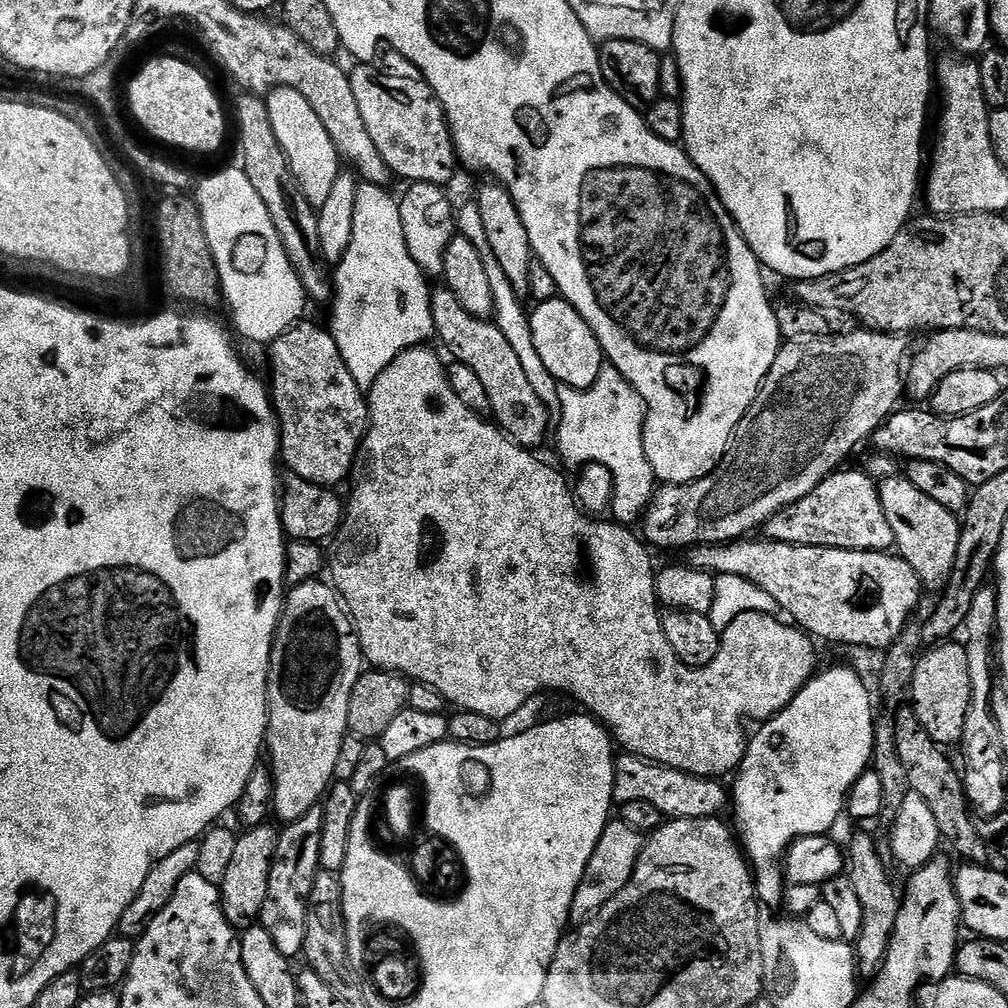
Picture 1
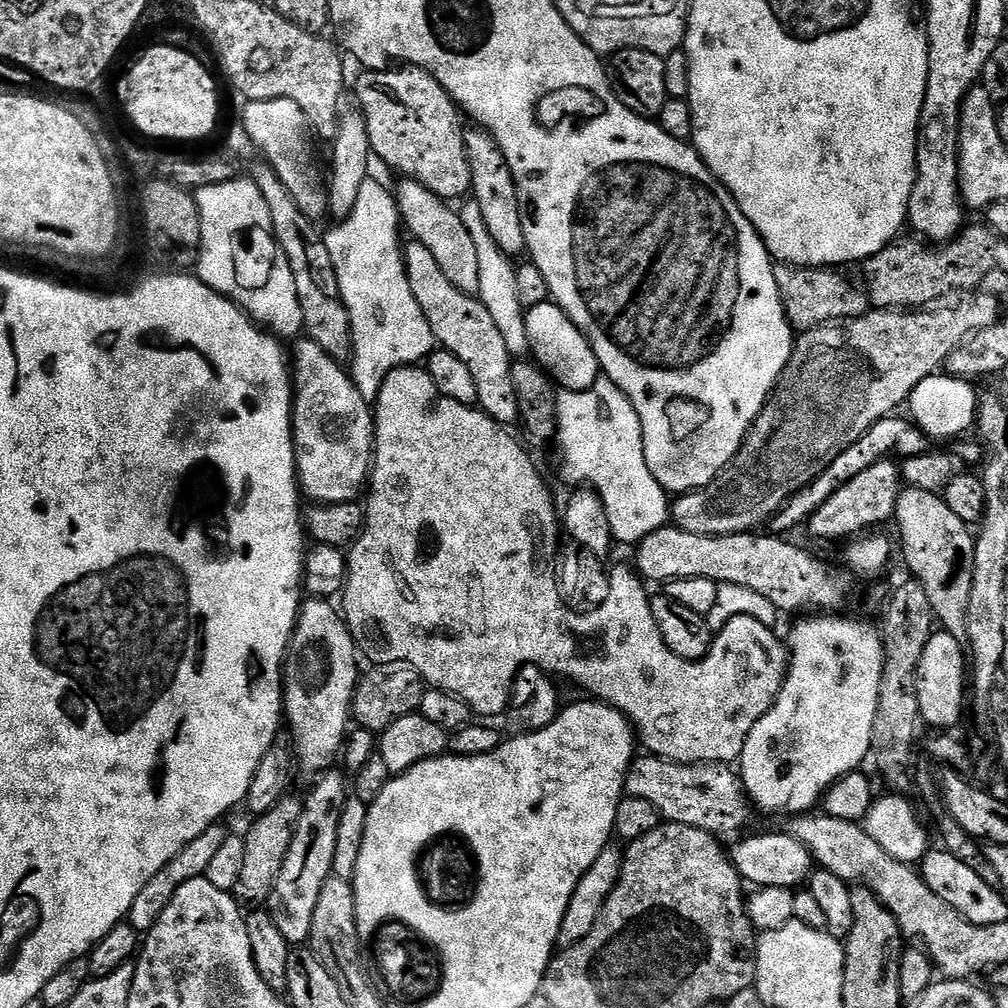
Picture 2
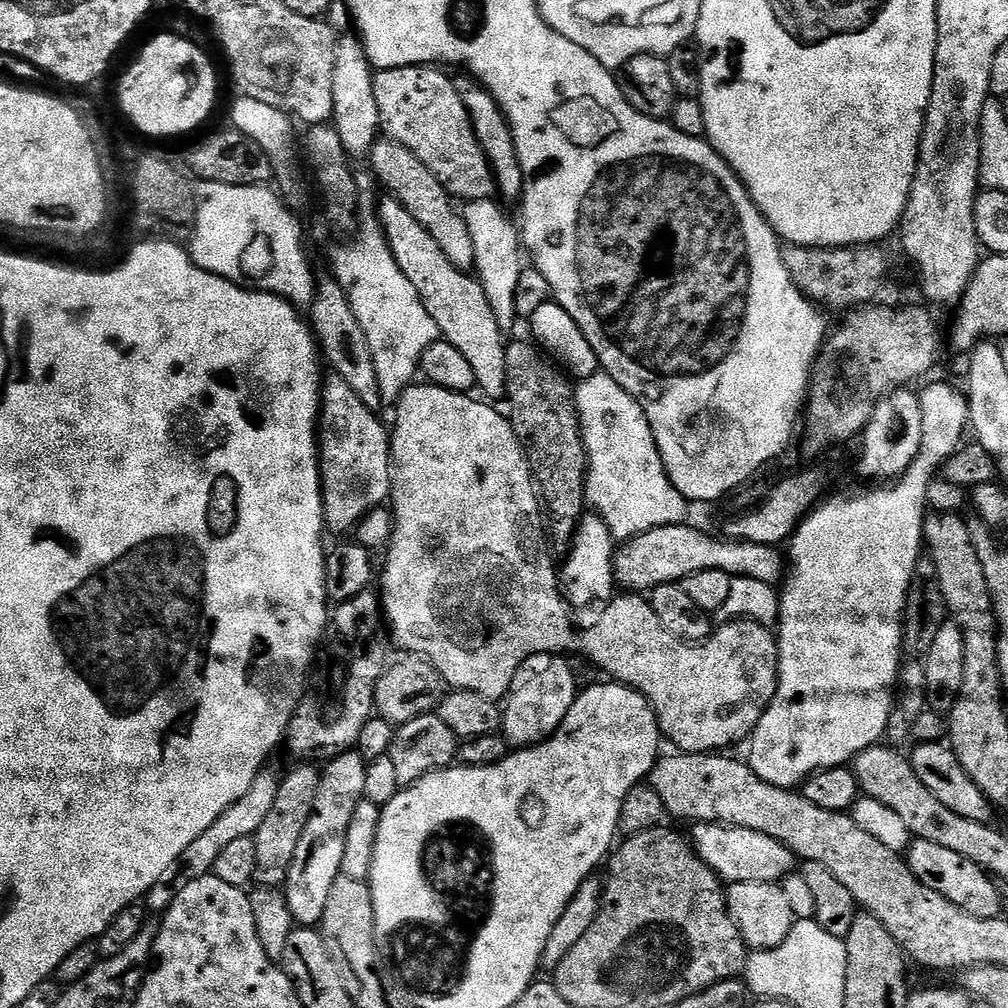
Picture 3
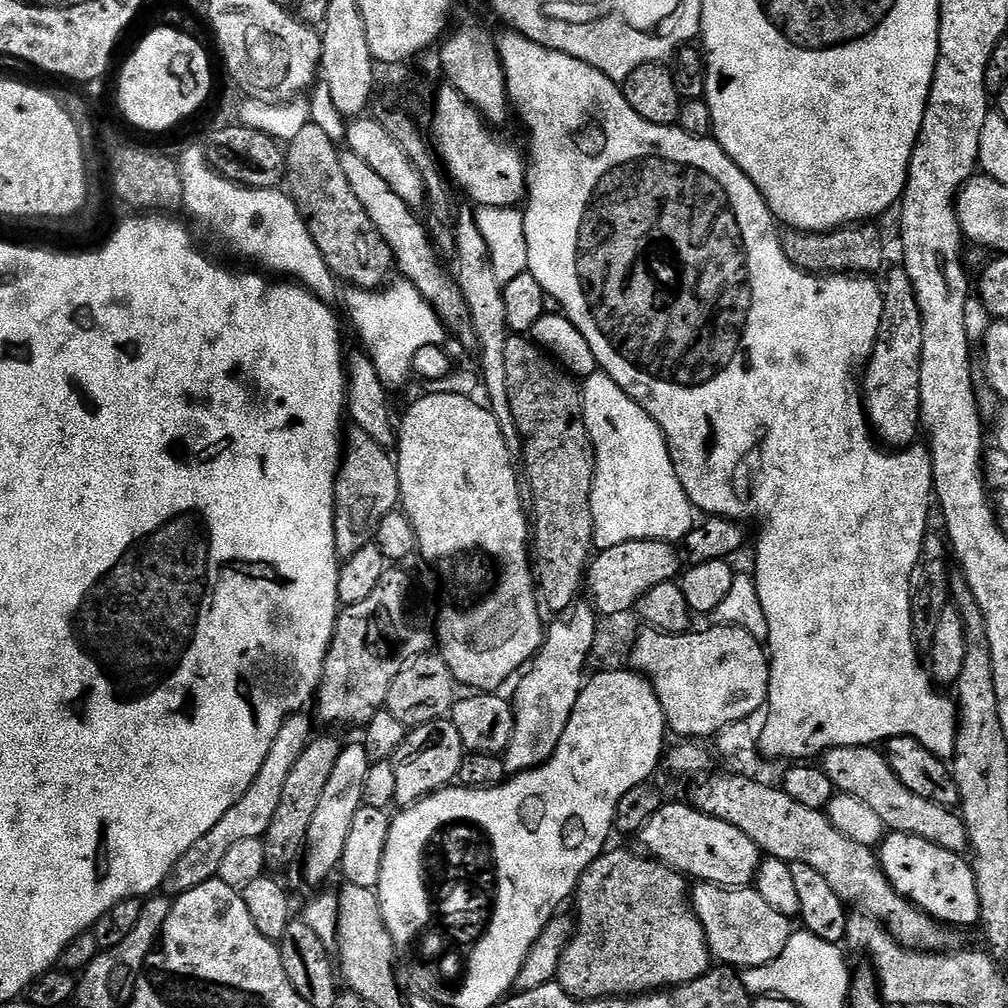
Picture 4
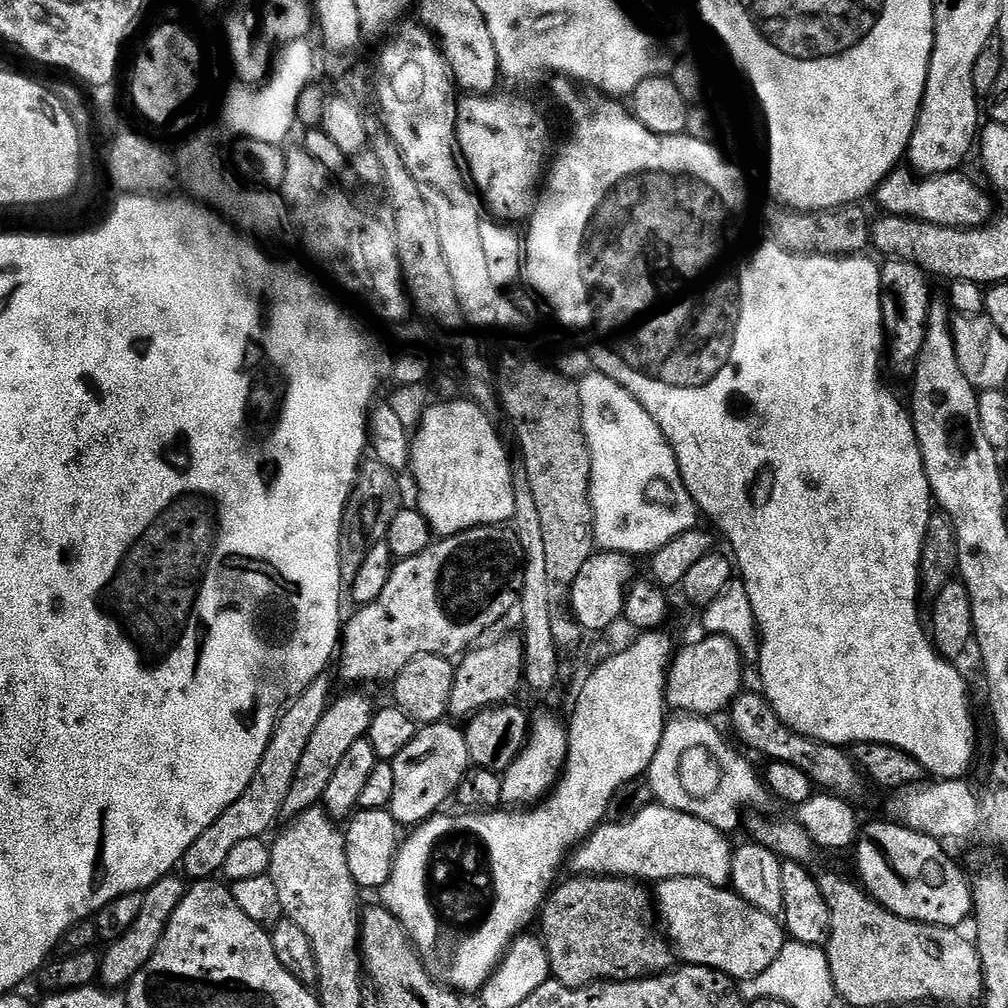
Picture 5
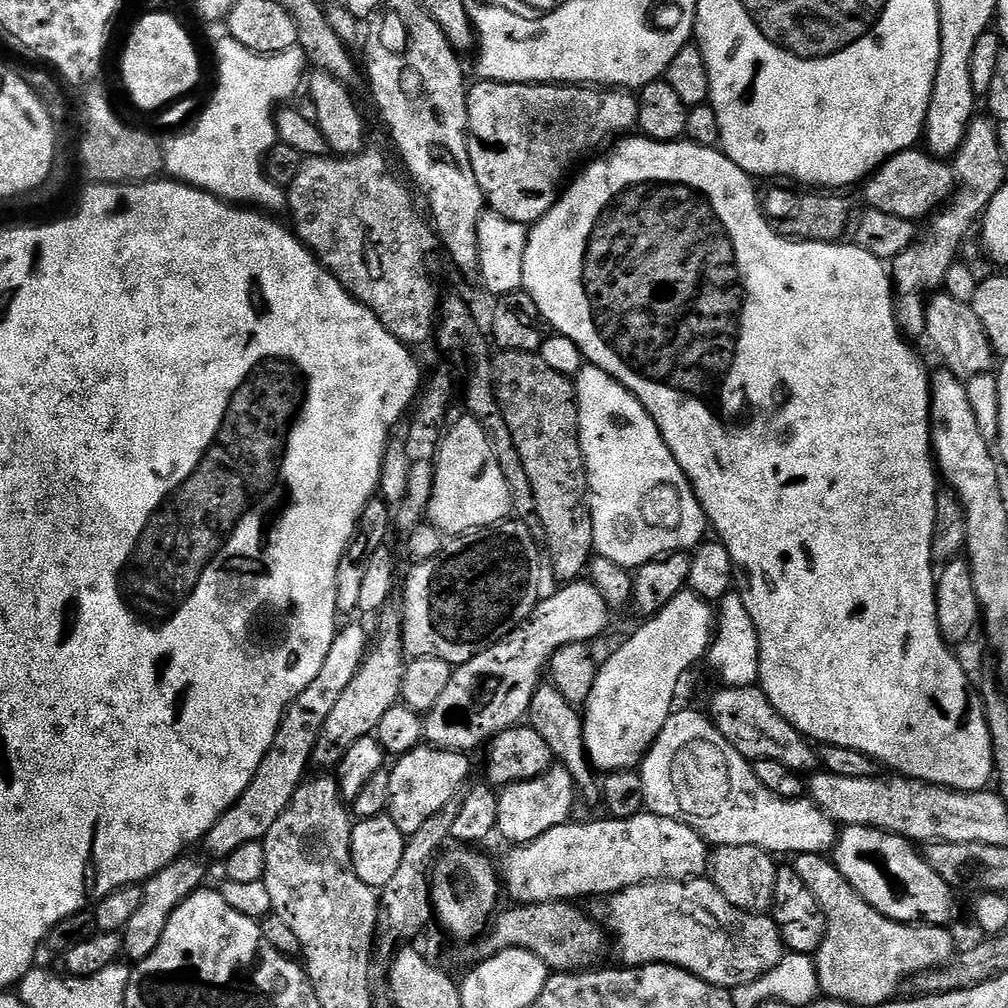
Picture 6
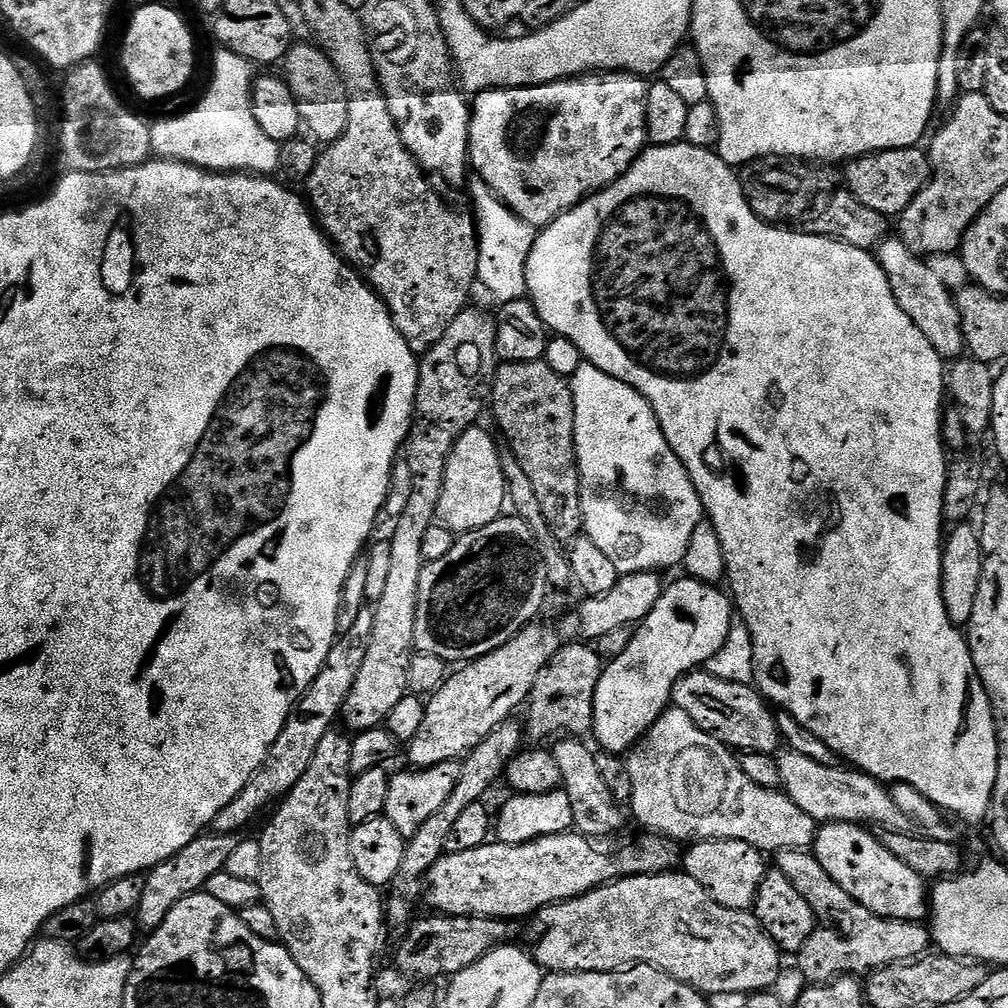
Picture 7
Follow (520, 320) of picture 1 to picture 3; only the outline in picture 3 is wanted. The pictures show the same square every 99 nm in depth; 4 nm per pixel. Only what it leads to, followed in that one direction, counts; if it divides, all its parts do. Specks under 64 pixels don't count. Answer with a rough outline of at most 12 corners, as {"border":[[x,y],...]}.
{"border":[[495,199],[469,200],[475,275],[501,330],[518,323],[522,236]]}

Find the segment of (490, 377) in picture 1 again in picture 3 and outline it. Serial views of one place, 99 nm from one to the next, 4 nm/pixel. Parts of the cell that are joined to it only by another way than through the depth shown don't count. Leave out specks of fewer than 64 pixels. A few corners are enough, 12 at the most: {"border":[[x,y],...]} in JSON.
{"border":[[391,194],[378,219],[441,337],[485,397],[506,392],[506,339],[475,275]]}

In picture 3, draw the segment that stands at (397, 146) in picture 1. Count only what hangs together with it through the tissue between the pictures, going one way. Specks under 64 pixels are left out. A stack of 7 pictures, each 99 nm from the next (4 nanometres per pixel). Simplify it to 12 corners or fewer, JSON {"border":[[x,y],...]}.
{"border":[[436,66],[372,78],[383,135],[449,196],[487,200],[496,179]]}

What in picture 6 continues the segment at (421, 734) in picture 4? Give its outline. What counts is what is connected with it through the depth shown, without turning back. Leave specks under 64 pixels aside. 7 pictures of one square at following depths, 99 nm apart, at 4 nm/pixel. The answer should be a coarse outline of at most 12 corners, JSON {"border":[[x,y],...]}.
{"border":[[421,746],[391,765],[386,814],[412,836],[469,783],[462,752]]}

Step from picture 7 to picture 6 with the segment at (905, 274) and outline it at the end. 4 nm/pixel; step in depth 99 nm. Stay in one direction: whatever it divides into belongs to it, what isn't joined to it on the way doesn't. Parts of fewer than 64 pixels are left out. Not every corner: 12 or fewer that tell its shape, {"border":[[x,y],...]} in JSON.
{"border":[[933,295],[926,340],[943,367],[993,371],[988,335],[967,300]]}

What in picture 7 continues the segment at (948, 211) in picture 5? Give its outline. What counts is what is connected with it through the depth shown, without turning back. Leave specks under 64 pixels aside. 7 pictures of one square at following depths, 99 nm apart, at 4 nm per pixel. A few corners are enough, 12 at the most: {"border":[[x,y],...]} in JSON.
{"border":[[920,146],[860,156],[842,180],[899,217],[932,178]]}

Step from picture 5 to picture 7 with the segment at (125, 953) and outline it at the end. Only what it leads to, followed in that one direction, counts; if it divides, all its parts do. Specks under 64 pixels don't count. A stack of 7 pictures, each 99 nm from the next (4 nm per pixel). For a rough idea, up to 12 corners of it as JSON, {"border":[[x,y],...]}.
{"border":[[201,834],[144,876],[134,919],[151,934],[224,871],[241,837]]}

